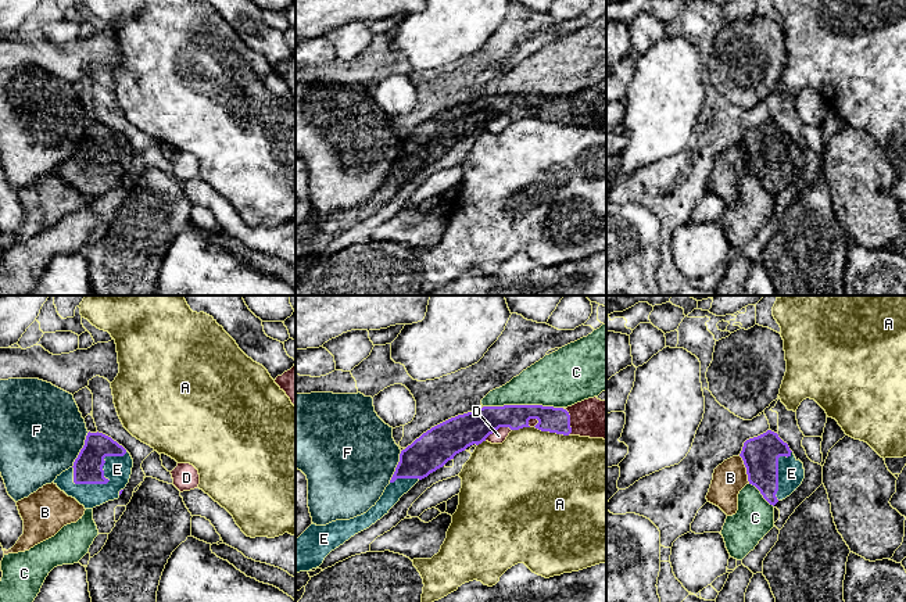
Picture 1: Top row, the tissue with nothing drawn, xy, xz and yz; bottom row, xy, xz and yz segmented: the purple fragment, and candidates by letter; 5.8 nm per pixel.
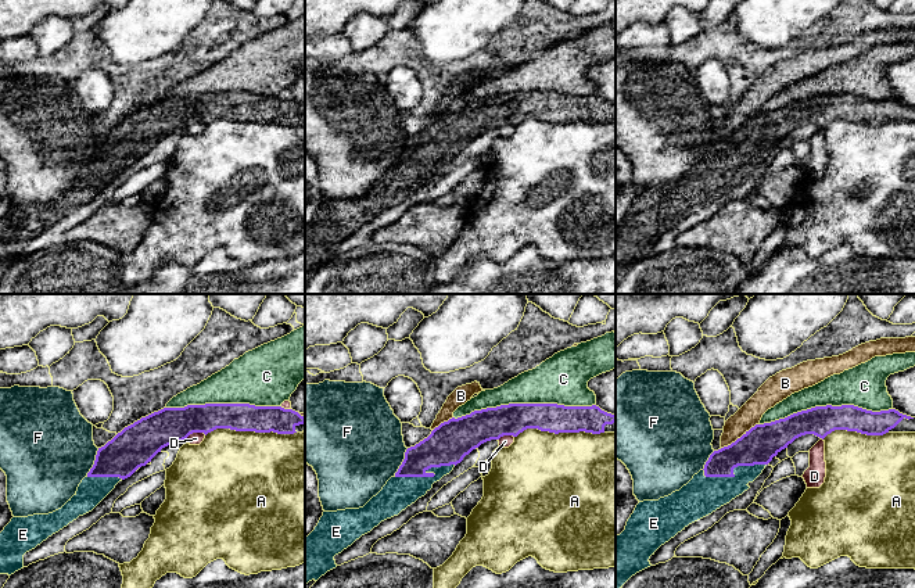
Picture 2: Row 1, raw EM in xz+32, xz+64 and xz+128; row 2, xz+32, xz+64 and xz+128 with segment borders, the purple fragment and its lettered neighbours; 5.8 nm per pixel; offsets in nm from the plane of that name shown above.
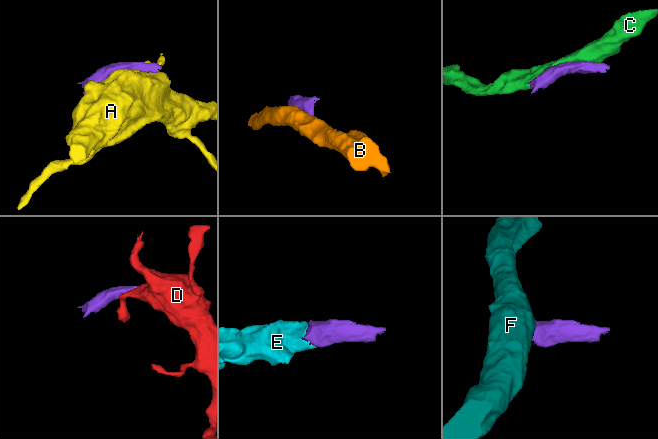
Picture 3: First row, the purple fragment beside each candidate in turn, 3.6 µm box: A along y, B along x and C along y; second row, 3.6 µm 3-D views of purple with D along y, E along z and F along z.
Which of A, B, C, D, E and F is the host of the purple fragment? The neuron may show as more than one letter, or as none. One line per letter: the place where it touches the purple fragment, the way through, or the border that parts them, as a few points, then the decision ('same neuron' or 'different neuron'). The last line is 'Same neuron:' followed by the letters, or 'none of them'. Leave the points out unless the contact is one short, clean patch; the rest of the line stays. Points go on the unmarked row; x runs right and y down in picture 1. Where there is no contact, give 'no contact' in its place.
A: meets purple in xz at (552, 121); different neuron
B: meets purple in yz at (747, 158); different neuron
C: meets purple in xz at (523, 95); different neuron
D: meets purple in xz at (497, 118); different neuron
E: meets purple in xy at (103, 165); same neuron
F: meets purple in xy at (81, 139); border along xy (89, 121), (83, 136), (71, 156); different neuron
Same neuron: E

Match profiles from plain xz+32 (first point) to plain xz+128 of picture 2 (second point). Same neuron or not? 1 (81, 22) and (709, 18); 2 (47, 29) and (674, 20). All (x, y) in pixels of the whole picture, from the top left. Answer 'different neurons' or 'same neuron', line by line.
1: same neuron
2: same neuron

